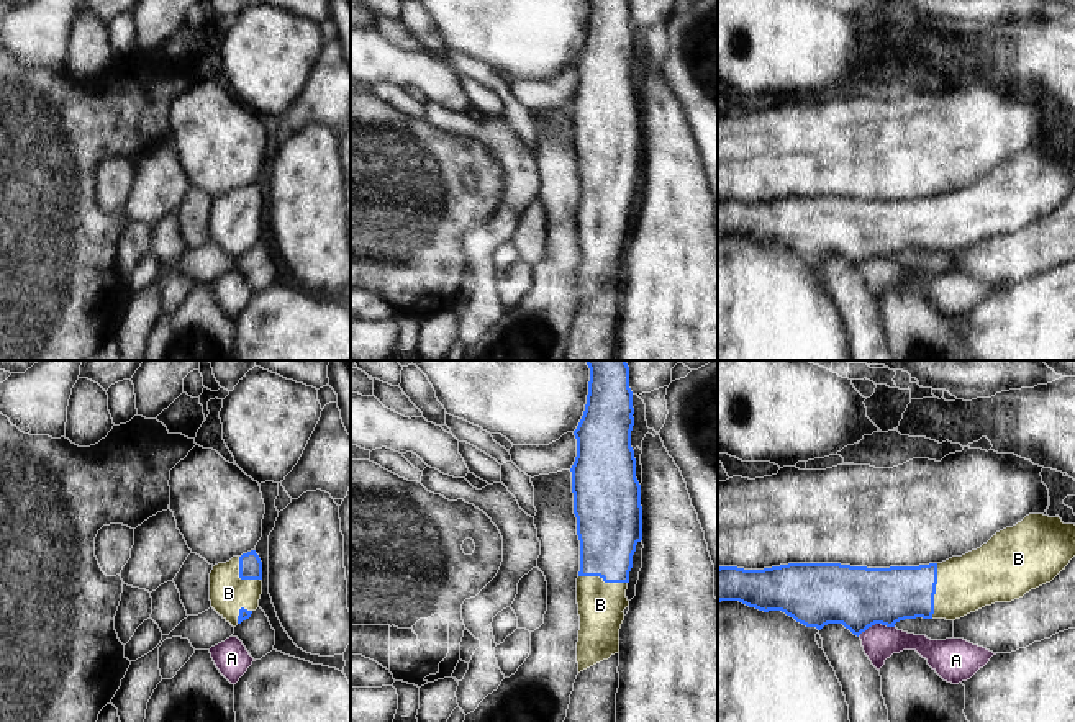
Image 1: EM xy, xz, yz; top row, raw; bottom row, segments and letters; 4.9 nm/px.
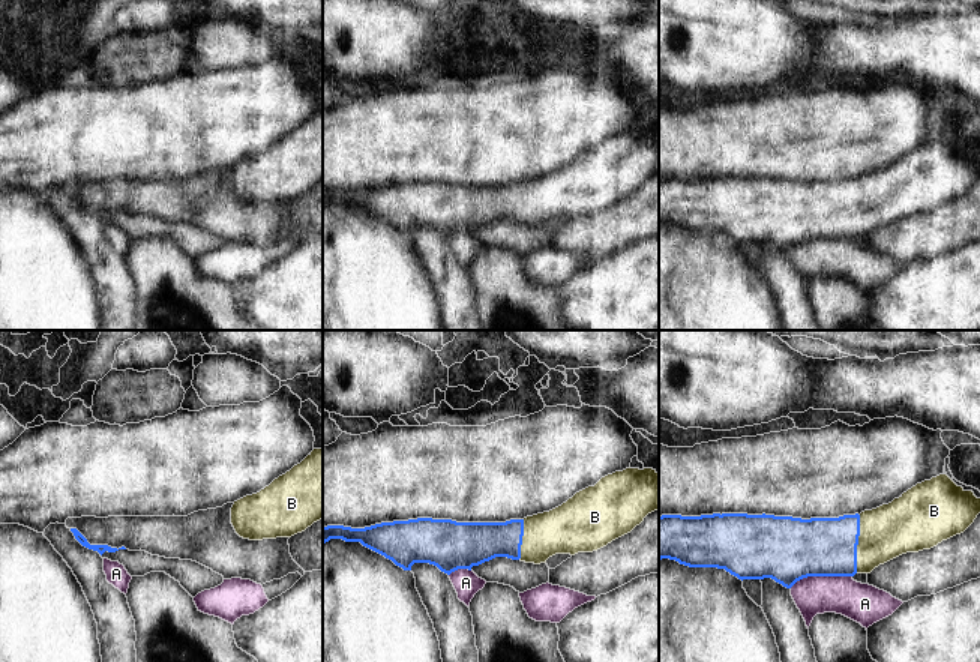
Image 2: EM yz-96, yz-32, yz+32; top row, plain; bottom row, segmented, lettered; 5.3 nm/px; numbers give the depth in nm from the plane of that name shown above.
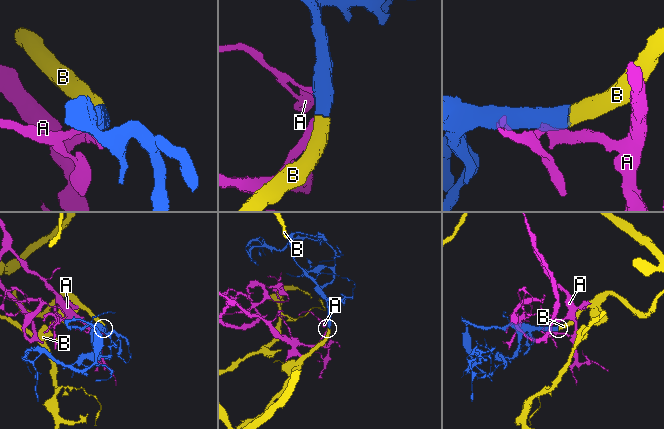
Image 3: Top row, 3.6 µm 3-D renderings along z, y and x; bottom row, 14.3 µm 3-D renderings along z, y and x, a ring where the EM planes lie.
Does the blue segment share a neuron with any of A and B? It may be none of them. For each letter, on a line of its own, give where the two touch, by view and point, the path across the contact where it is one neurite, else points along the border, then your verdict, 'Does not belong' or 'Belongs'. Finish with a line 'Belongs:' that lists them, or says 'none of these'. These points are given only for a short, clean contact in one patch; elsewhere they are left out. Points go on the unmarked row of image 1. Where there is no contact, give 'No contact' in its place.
A: Touches blue at yz (875, 256). Boundary: yz (893, 259), (872, 257), (857, 269). Does not belong
B: Touches blue at yz (934, 225). Path across: yz (885, 230), (908, 225), (934, 225), (952, 223), (982, 210). Belongs
Belongs: B

